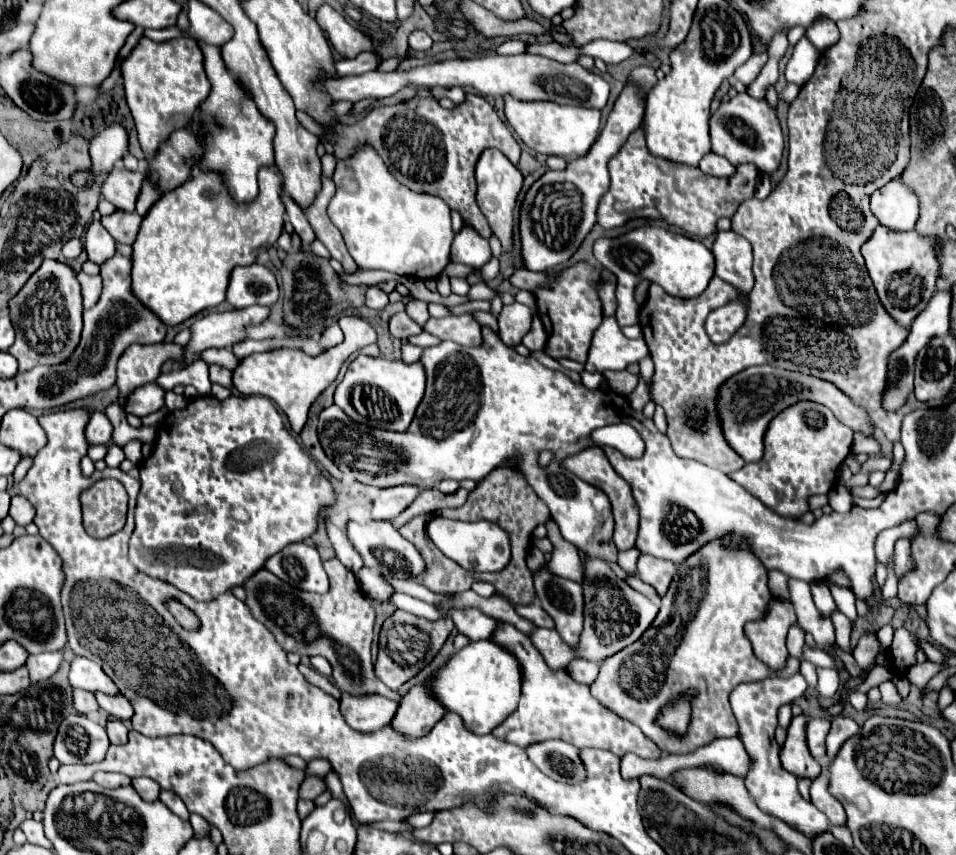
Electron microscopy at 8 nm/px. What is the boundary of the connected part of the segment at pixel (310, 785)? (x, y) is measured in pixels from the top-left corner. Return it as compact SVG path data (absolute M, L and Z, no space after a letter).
M305 778L301 788L299 788L299 798L301 800L315 800L319 794L325 792L325 782L319 778Z

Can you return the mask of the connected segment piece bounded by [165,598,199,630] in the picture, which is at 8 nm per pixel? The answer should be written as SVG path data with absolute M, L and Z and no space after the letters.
M171 598L171 600L165 602L165 606L167 606L167 610L175 616L175 620L177 620L185 630L195 630L195 628L197 628L199 618L197 618L197 614L193 614L185 604L181 604L179 600Z

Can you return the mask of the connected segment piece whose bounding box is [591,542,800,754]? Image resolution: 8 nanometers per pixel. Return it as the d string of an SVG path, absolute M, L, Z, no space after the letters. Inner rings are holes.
M717 542L717 544L707 544L707 548L703 548L701 552L695 552L693 556L689 556L689 568L701 568L701 572L705 572L705 596L701 596L701 604L697 604L697 612L693 612L693 616L689 616L689 620L681 620L681 616L677 616L677 580L673 580L673 584L669 586L669 592L667 592L667 594L663 596L663 600L661 600L661 610L659 610L657 618L653 620L653 624L647 628L645 636L641 636L641 640L633 642L631 646L623 648L621 652L617 652L617 654L605 658L605 660L599 664L597 680L591 684L591 694L593 694L601 704L605 704L607 708L611 708L613 712L617 712L619 716L623 716L623 718L631 720L633 724L637 724L647 738L651 738L663 752L669 752L669 754L689 754L689 752L695 752L699 746L709 744L709 742L715 740L715 738L737 736L739 734L739 724L737 724L737 718L733 716L733 710L731 710L731 706L729 706L729 692L731 692L739 682L753 682L753 680L759 682L759 680L775 678L775 676L777 676L777 678L791 678L793 674L799 672L800 668L800 662L793 657L789 657L784 668L773 672L771 668L767 668L767 664L763 664L761 660L757 660L757 656L755 656L753 650L751 650L751 644L747 642L747 638L745 638L745 634L743 634L745 622L749 622L749 620L759 620L761 616L765 616L765 612L767 612L767 602L771 600L771 594L769 594L769 588L767 588L767 570L765 570L765 566L753 556L753 552L749 552L749 548L739 546L737 550L725 550L721 542ZM689 690L695 690L697 694L695 694L695 696L689 696L689 694L687 694ZM685 694L687 694L689 704L691 704L691 722L689 722L689 726L687 726L687 732L685 732L685 734L677 734L677 732L671 732L671 730L665 730L663 726L659 726L659 724L657 724L657 718L659 718L661 710L663 710L665 706L669 706L673 700L677 700L677 698L681 698L681 696L685 696Z

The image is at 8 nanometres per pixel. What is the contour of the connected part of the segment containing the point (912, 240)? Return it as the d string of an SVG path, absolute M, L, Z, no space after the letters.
M877 226L873 236L861 246L869 276L877 290L877 296L889 316L901 326L909 326L919 312L925 310L937 280L937 254L933 252L933 242L929 238L917 236L911 232L889 232L887 228Z

